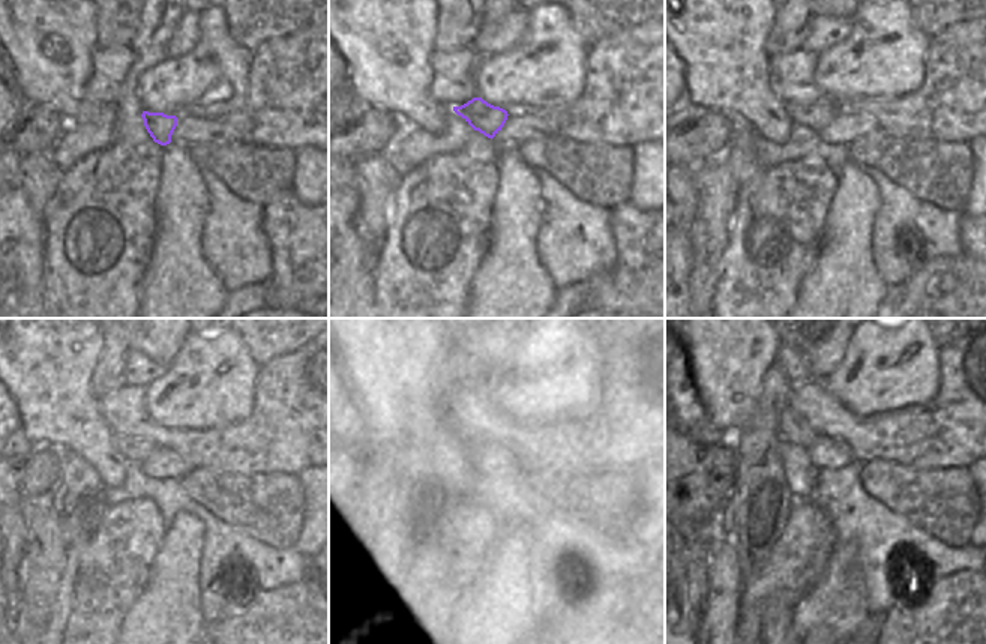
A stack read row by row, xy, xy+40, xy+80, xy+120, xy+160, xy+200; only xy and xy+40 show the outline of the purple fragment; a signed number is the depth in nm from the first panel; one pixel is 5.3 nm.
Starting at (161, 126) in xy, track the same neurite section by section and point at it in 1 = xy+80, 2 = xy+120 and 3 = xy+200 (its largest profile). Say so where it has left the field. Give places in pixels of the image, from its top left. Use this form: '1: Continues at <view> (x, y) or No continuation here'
1: Continues at xy+80 (818, 114)
2: Continues at xy+120 (134, 451)
3: Continues at xy+200 (791, 428).

